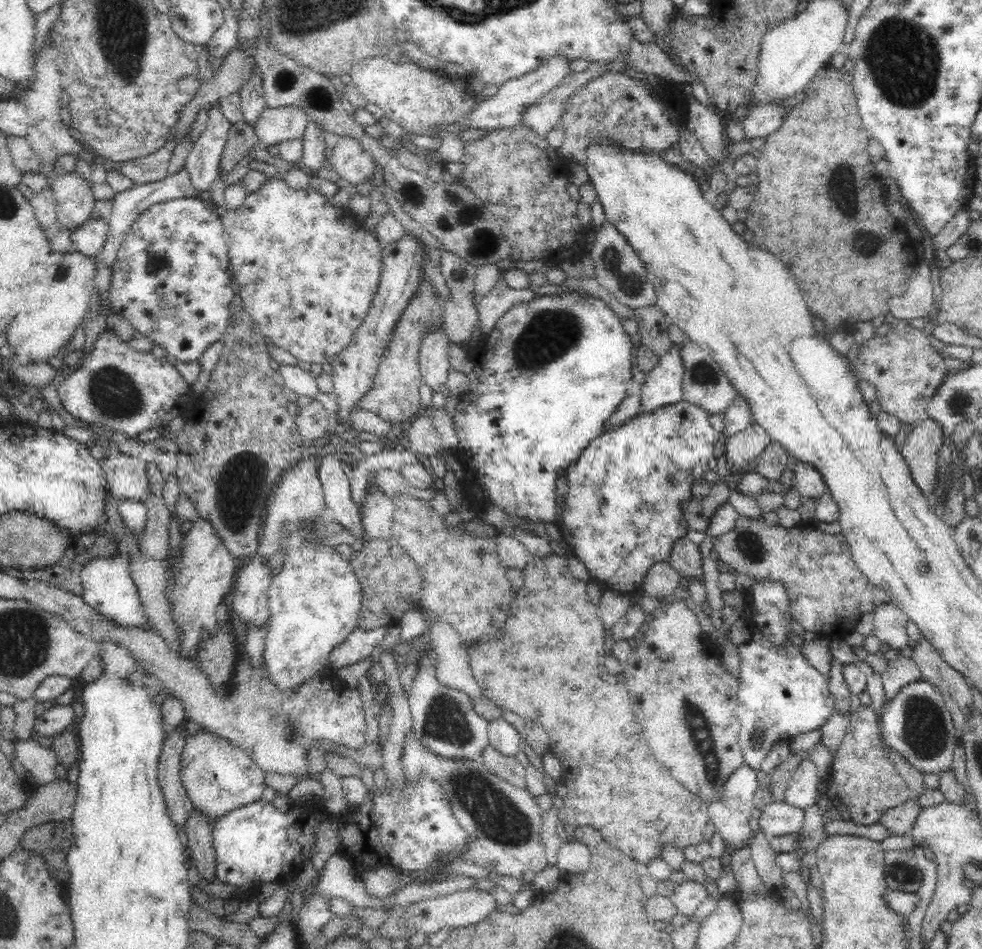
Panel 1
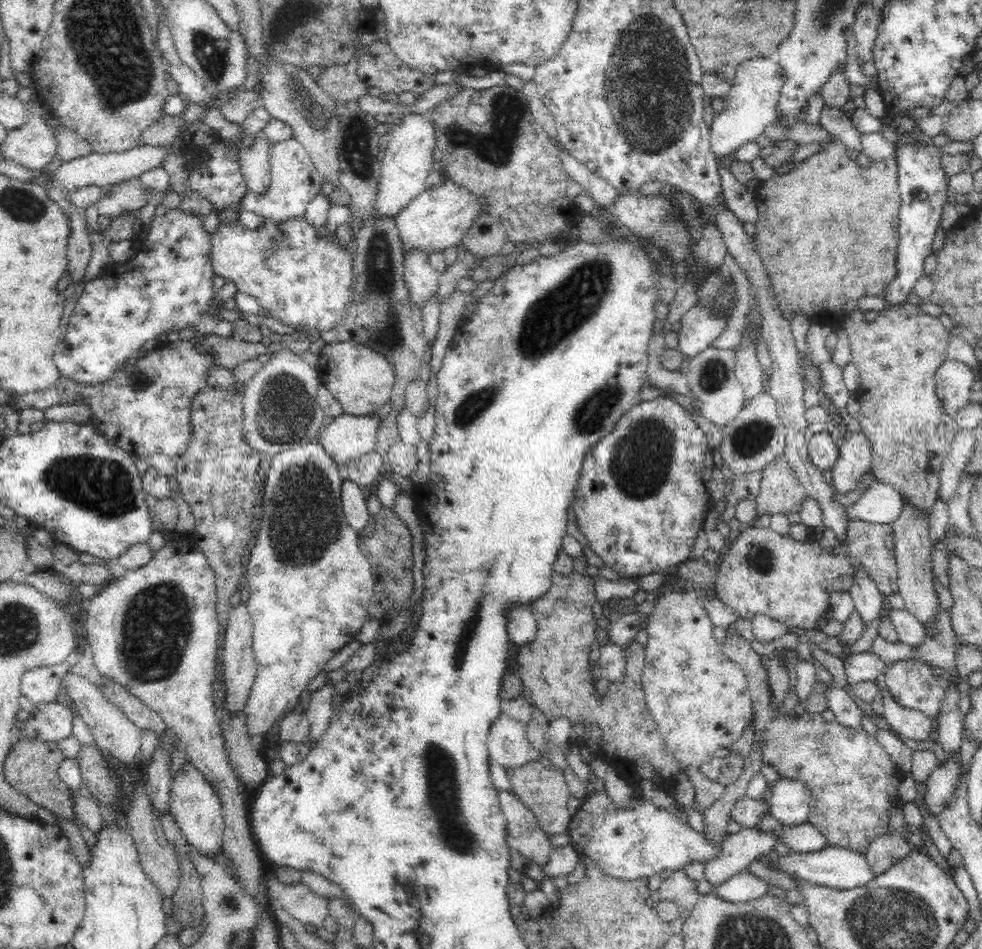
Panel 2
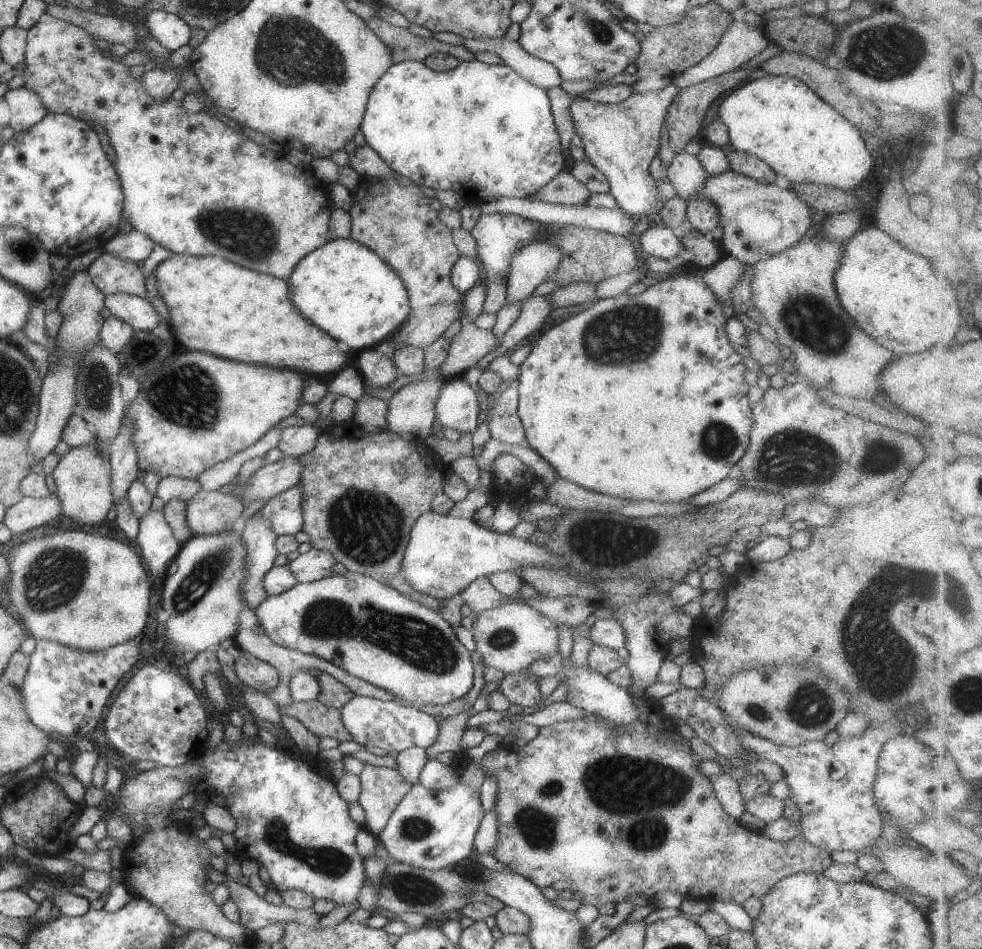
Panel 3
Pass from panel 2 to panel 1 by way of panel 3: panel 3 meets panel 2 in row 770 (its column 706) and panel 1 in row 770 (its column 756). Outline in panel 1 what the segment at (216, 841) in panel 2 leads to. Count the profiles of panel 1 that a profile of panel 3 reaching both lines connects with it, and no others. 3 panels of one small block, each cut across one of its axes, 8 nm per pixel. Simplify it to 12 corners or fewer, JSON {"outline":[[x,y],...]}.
{"outline":[[205,728],[187,738],[191,806],[216,818],[260,800],[251,753]]}

